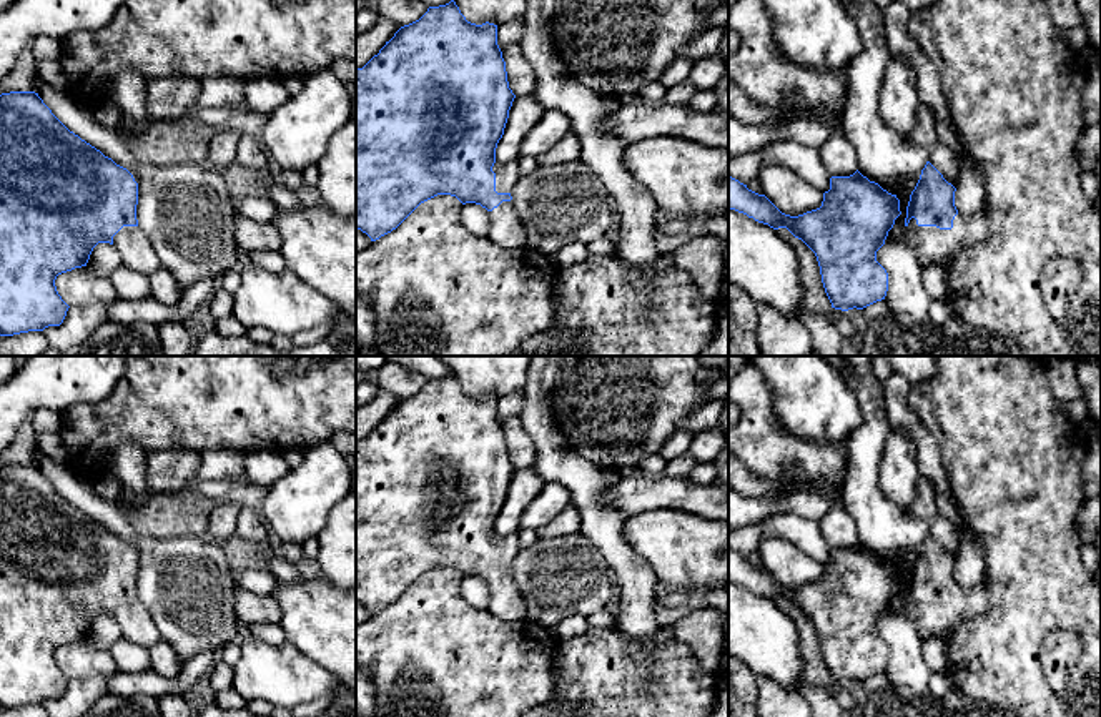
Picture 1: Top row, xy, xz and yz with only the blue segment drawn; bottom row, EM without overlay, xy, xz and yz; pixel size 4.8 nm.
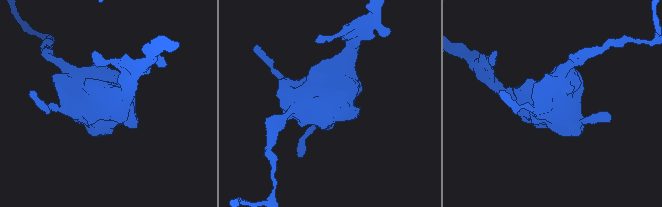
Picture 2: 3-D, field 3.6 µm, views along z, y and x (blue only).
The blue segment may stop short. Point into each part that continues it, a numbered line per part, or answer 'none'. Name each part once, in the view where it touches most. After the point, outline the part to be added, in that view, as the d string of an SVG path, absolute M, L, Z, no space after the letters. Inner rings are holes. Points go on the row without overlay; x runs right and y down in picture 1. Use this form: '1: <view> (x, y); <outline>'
1: yz (932, 618); M981 582L971 591L956 587L951 602L918 599L916 592L911 591L905 601L903 612L916 626L921 640L933 637L948 640L965 621L978 617L988 609L990 594L986 584Z

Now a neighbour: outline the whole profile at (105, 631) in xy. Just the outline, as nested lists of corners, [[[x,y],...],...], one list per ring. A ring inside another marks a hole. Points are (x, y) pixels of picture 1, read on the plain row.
[[[98,616],[86,635],[86,642],[96,650],[110,650],[118,639],[121,639],[121,629],[110,616]]]

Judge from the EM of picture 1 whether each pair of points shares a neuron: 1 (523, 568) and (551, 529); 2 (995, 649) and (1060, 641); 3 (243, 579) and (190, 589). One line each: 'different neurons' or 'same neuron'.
1: different neurons
2: different neurons
3: different neurons

